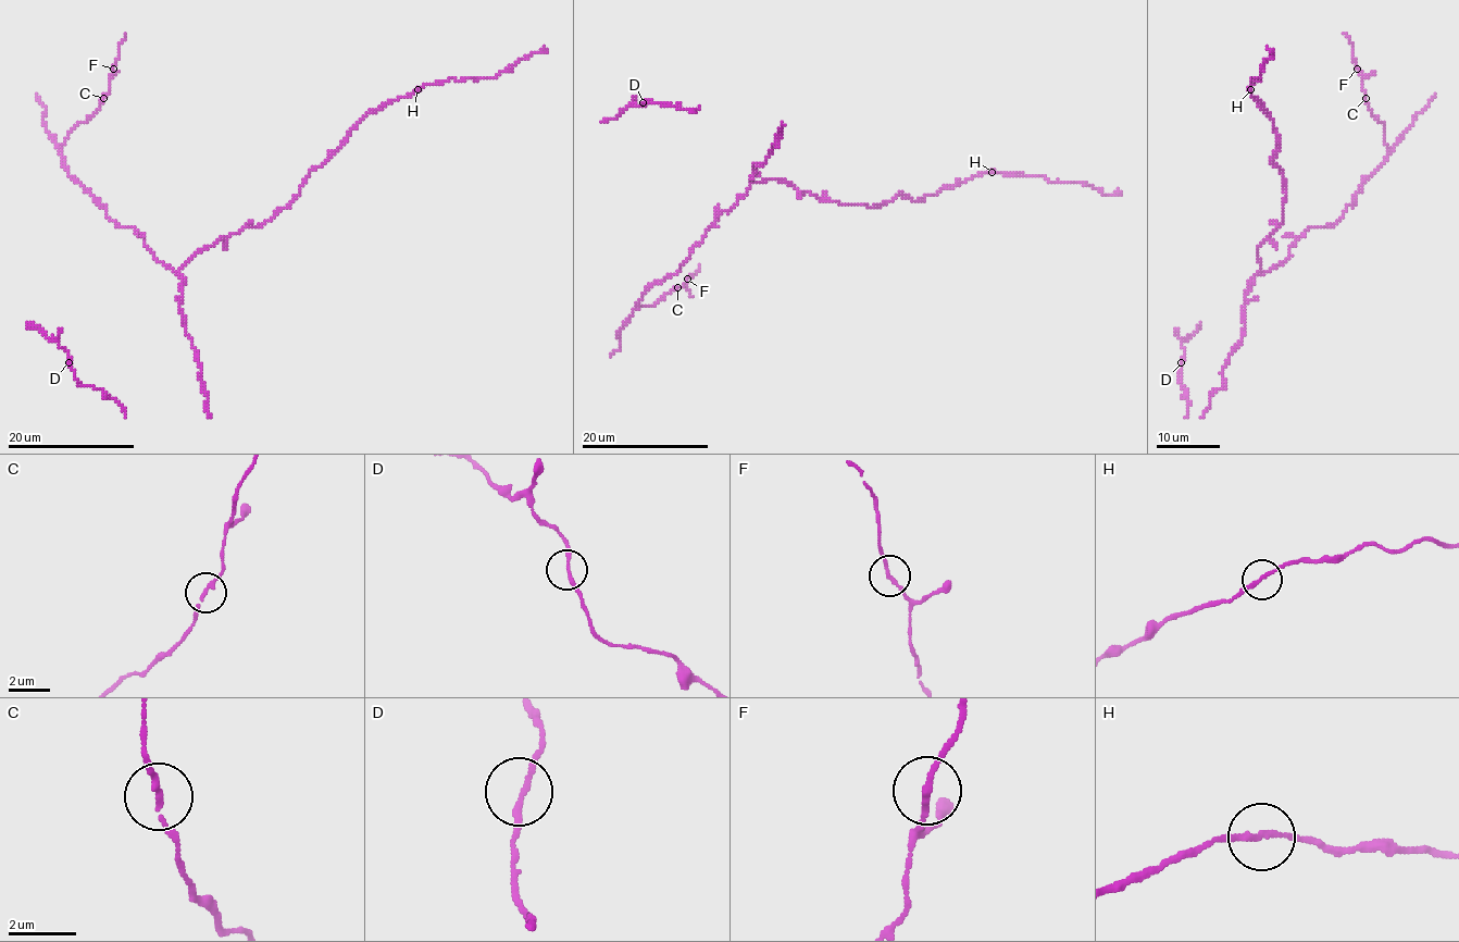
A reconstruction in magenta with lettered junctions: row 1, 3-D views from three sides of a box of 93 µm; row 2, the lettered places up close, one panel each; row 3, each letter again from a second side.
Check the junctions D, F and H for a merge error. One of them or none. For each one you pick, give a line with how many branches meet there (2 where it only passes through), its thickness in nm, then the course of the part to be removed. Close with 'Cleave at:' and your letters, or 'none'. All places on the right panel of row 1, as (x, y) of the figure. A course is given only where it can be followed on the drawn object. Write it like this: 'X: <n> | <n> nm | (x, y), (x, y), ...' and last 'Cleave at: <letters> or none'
Cleave at: none

